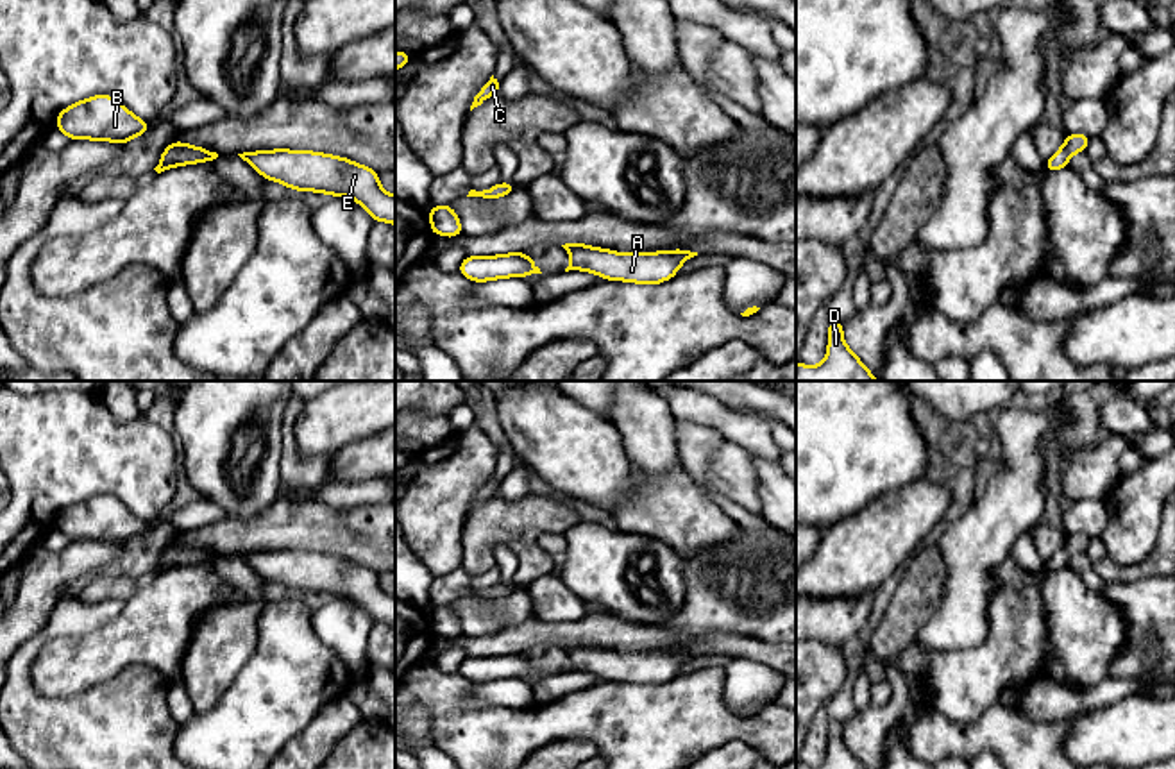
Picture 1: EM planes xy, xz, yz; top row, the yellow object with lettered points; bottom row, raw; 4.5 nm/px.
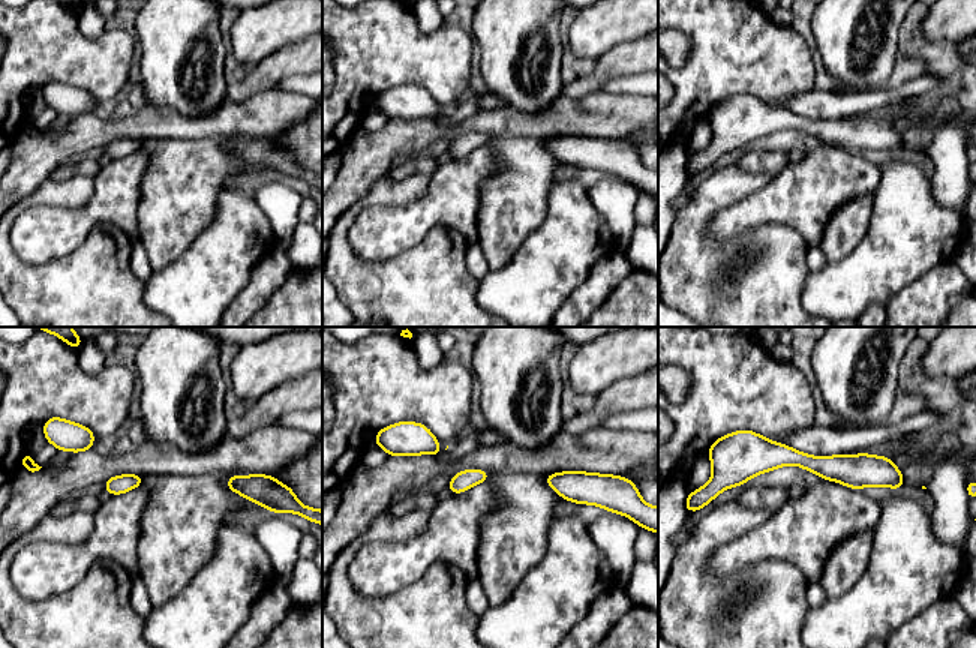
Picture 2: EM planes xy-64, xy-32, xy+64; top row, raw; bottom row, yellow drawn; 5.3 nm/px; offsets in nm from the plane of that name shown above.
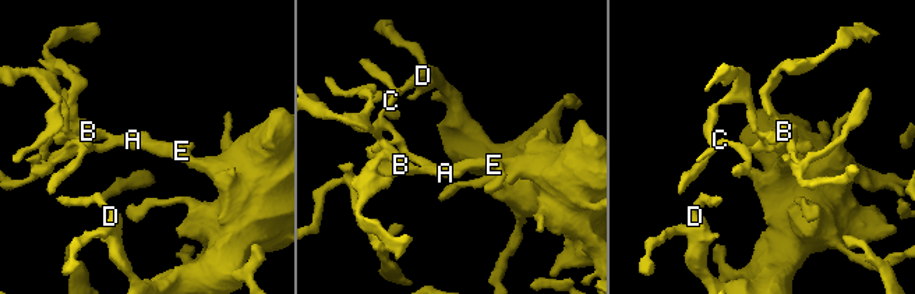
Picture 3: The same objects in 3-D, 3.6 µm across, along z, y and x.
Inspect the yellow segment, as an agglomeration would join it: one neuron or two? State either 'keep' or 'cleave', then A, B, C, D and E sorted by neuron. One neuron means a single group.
keep; groups A B C D E

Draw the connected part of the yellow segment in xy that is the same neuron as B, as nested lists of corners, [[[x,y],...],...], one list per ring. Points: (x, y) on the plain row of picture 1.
[[[95,495],[61,510],[55,528],[73,540],[129,544],[145,535],[150,522],[134,517],[118,499]]]

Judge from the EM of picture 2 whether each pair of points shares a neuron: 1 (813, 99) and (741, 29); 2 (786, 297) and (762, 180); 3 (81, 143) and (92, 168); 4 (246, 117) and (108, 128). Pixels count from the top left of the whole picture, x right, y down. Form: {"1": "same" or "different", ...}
{"1": "different", "2": "same", "3": "different", "4": "same"}

